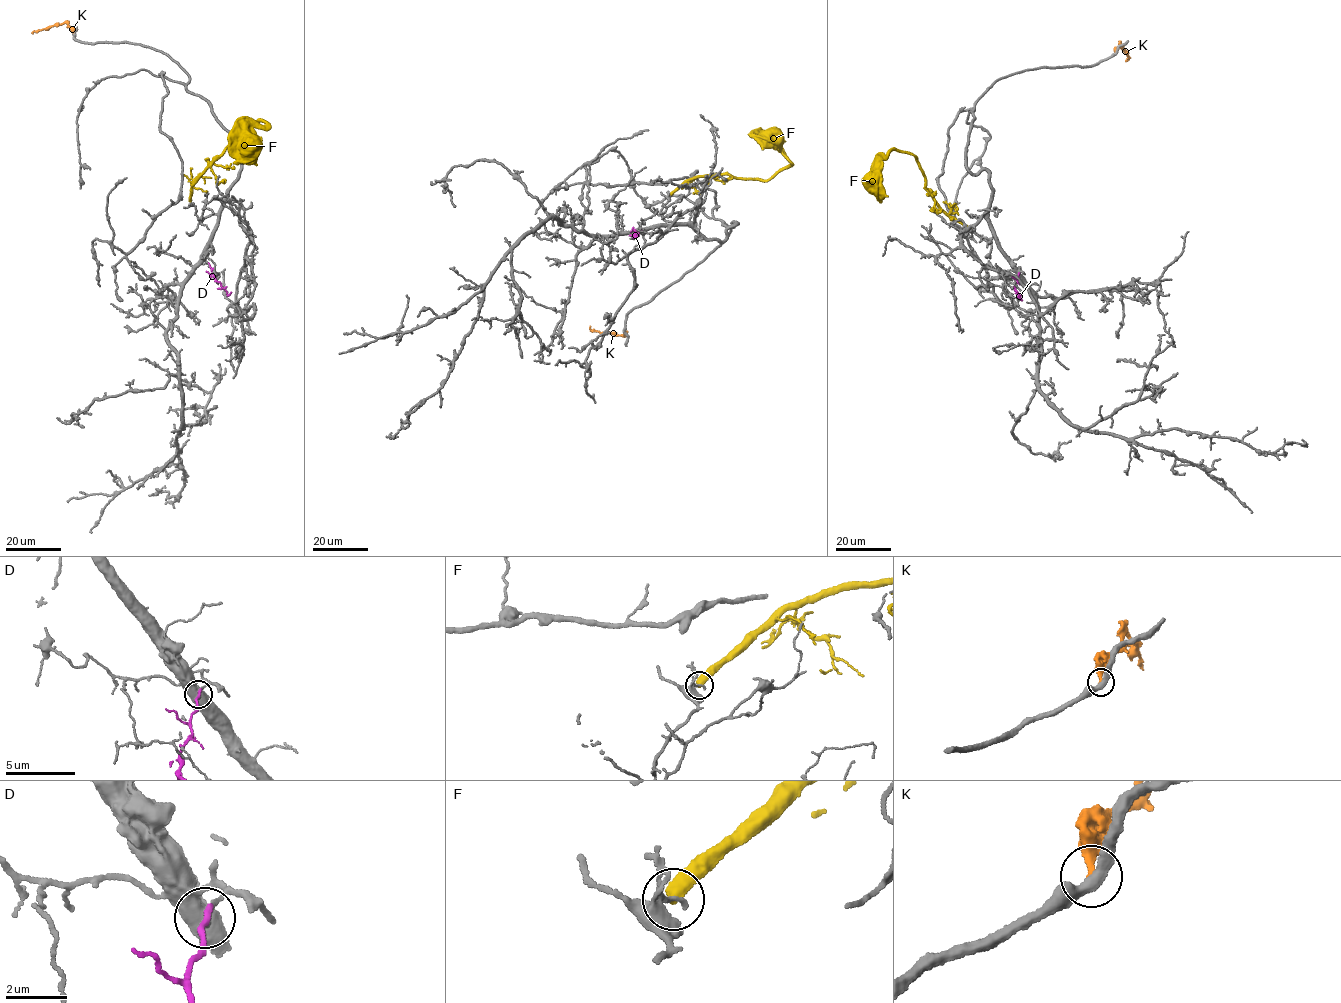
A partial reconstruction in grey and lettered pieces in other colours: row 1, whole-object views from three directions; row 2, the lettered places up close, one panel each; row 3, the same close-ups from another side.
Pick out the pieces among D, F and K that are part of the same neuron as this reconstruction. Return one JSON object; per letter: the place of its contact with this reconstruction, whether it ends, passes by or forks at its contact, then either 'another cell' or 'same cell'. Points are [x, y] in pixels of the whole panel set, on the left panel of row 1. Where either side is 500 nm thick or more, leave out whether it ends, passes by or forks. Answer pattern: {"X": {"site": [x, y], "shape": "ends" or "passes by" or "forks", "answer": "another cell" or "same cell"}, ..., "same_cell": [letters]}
{"D": {"site": [209, 264], "shape": "ends", "answer": "another cell"}, "F": {"site": [190, 201], "shape": "ends", "answer": "another cell"}, "K": {"site": [73, 33], "shape": "ends", "answer": "another cell"}, "same_cell": []}

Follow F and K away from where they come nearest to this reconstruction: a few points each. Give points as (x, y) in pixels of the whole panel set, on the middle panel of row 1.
F: (669, 196), (687, 181), (698, 176), (725, 174), (766, 180), (789, 167), (787, 157), (774, 145), (748, 134)
K: (623, 331), (623, 335), (600, 333), (592, 331), (590, 326)

